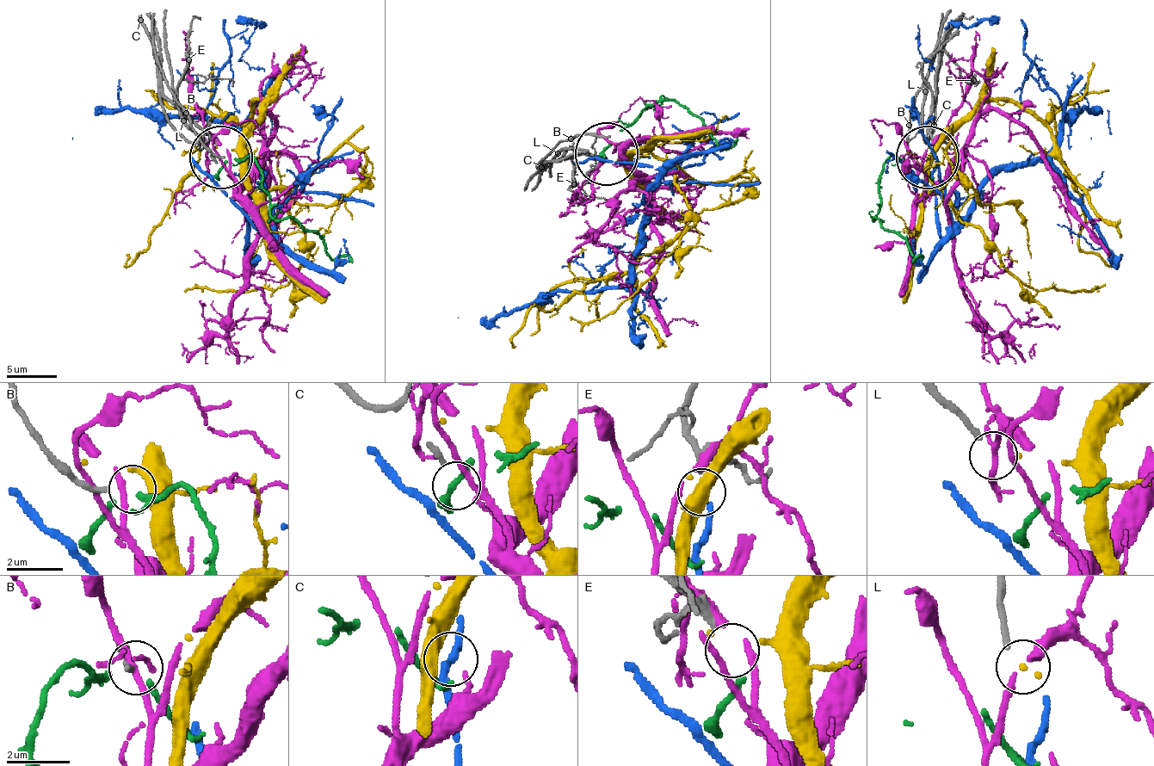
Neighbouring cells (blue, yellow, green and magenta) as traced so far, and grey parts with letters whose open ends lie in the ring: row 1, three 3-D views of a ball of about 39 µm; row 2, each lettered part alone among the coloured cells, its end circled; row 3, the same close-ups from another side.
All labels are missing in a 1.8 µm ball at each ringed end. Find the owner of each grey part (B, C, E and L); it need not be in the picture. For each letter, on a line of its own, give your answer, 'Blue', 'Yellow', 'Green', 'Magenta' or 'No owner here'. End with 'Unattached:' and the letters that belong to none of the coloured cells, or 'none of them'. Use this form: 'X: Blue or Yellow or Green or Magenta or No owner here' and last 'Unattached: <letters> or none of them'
B: No owner here
C: Magenta
E: No owner here
L: Yellow
Unattached: B, E

